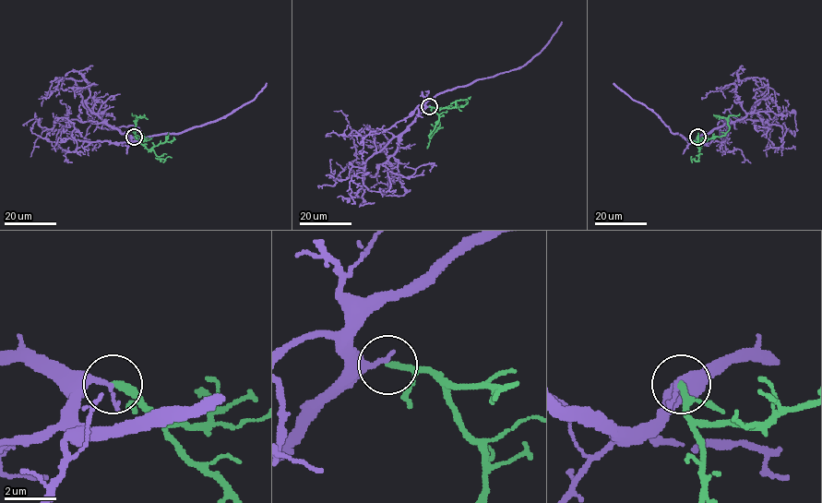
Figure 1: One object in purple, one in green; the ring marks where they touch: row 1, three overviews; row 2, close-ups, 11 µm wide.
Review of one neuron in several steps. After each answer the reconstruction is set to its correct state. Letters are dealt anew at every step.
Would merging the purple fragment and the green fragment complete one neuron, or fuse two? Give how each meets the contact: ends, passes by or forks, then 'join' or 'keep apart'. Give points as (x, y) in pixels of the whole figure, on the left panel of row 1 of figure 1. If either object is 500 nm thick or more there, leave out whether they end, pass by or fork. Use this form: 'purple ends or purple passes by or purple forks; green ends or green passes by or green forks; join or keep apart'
purple ends; green ends; join

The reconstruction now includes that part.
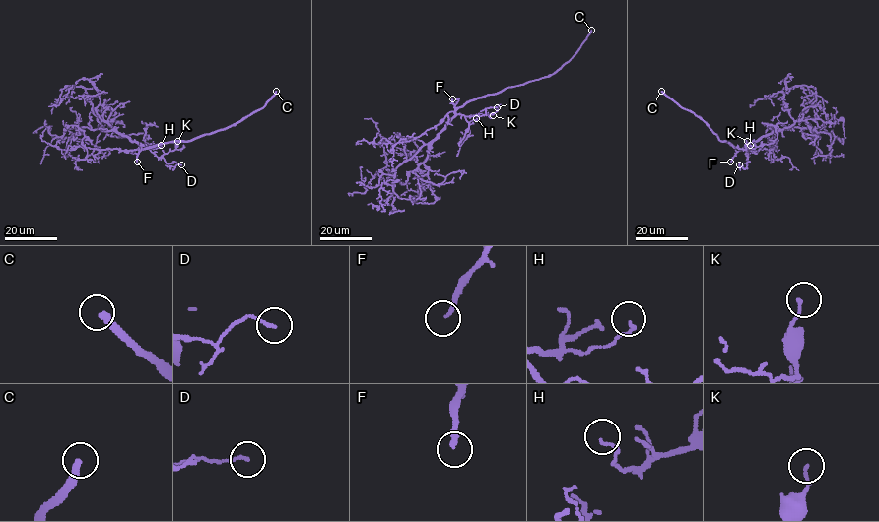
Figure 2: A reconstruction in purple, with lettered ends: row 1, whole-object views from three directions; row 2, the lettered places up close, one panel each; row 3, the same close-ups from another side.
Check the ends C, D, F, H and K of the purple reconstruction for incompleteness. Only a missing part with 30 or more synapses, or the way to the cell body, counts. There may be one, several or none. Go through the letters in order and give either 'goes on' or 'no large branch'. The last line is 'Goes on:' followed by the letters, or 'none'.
C: goes on
D: no large branch
F: goes on
H: no large branch
K: no large branch
Goes on: C, F

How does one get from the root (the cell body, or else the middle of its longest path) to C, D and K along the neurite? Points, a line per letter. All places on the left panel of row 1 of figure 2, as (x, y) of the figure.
C: (134, 141), (141, 149), (149, 149), (163, 143), (189, 141), (225, 129), (261, 108), (276, 91)
D: (134, 141), (163, 158), (169, 167), (181, 164)
K: (134, 141), (144, 144), (158, 157), (172, 151), (177, 141)

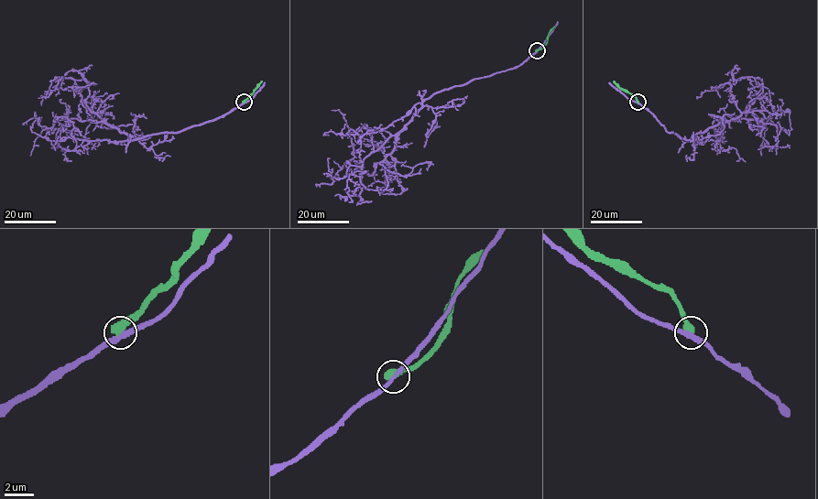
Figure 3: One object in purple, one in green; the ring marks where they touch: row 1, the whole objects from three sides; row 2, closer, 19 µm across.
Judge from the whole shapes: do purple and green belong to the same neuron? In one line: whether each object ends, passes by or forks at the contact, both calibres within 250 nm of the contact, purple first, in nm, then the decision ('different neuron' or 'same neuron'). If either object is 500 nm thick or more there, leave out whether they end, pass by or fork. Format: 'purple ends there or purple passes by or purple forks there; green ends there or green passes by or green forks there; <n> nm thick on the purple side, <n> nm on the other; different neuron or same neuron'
320 nm thick on the purple side, 600 nm on the other; different neuron

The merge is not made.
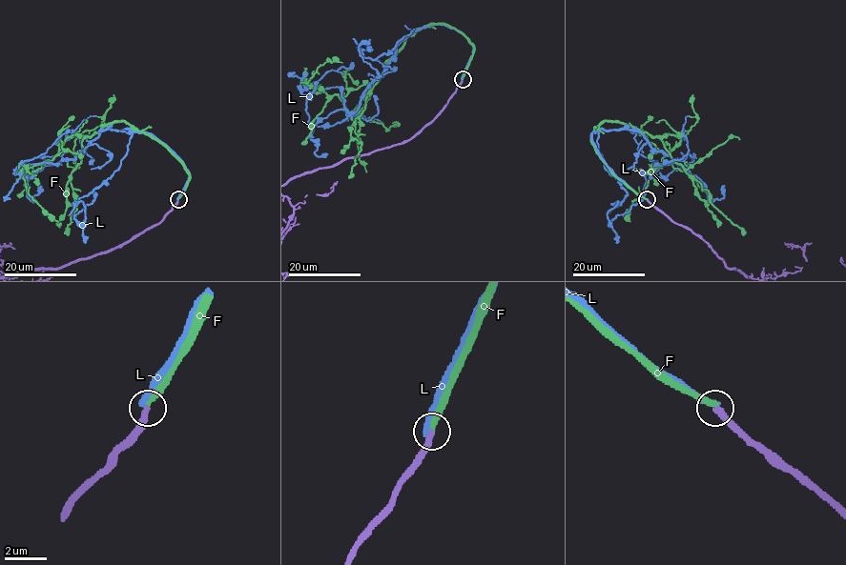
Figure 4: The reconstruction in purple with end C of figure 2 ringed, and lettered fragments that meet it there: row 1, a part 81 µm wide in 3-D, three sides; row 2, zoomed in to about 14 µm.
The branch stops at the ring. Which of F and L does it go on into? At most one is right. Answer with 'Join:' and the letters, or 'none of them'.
Join: F

